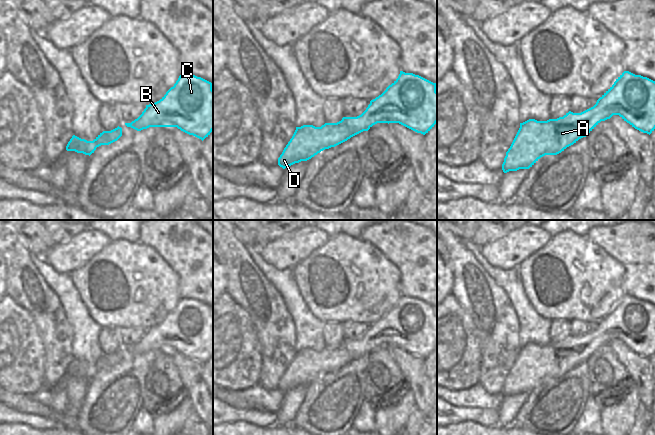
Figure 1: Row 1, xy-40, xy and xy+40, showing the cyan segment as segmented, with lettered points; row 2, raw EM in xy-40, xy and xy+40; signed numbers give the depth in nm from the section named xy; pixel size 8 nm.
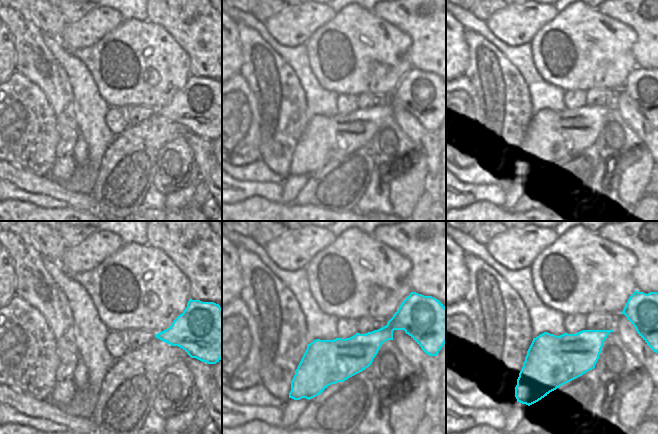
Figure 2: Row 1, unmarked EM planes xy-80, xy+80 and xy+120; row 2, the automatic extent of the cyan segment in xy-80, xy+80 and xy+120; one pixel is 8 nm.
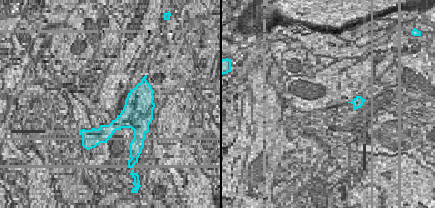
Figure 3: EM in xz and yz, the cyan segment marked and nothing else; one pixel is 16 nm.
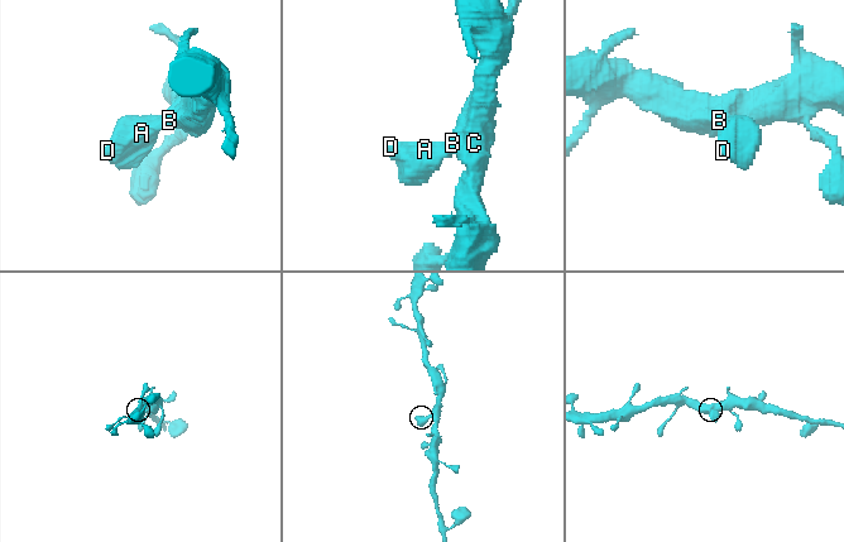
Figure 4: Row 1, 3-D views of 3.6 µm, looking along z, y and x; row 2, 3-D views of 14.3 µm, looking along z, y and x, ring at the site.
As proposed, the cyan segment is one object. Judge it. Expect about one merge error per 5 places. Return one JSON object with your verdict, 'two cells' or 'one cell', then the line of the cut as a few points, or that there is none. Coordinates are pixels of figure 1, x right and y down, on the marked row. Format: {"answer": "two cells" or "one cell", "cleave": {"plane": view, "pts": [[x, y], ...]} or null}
{"answer": "one cell", "cleave": null}

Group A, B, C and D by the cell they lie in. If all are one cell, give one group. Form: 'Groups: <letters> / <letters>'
Groups: A B C D.

